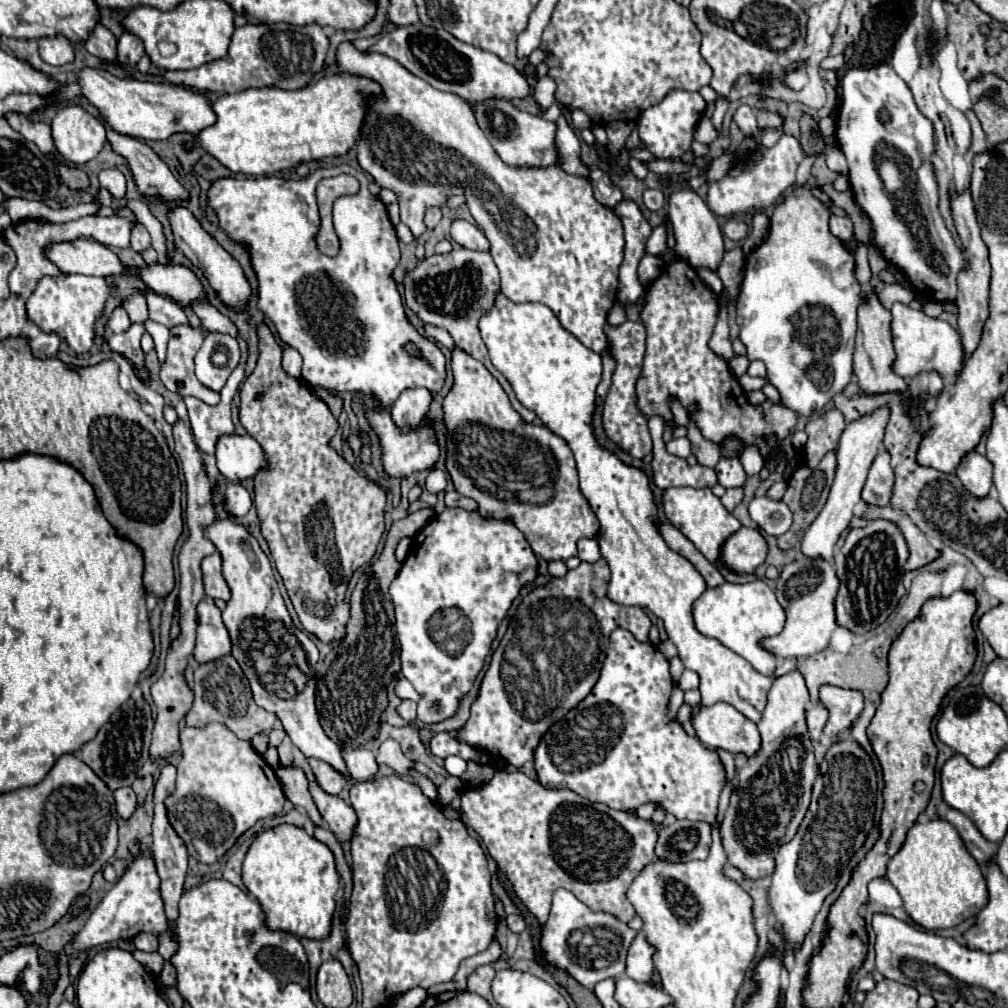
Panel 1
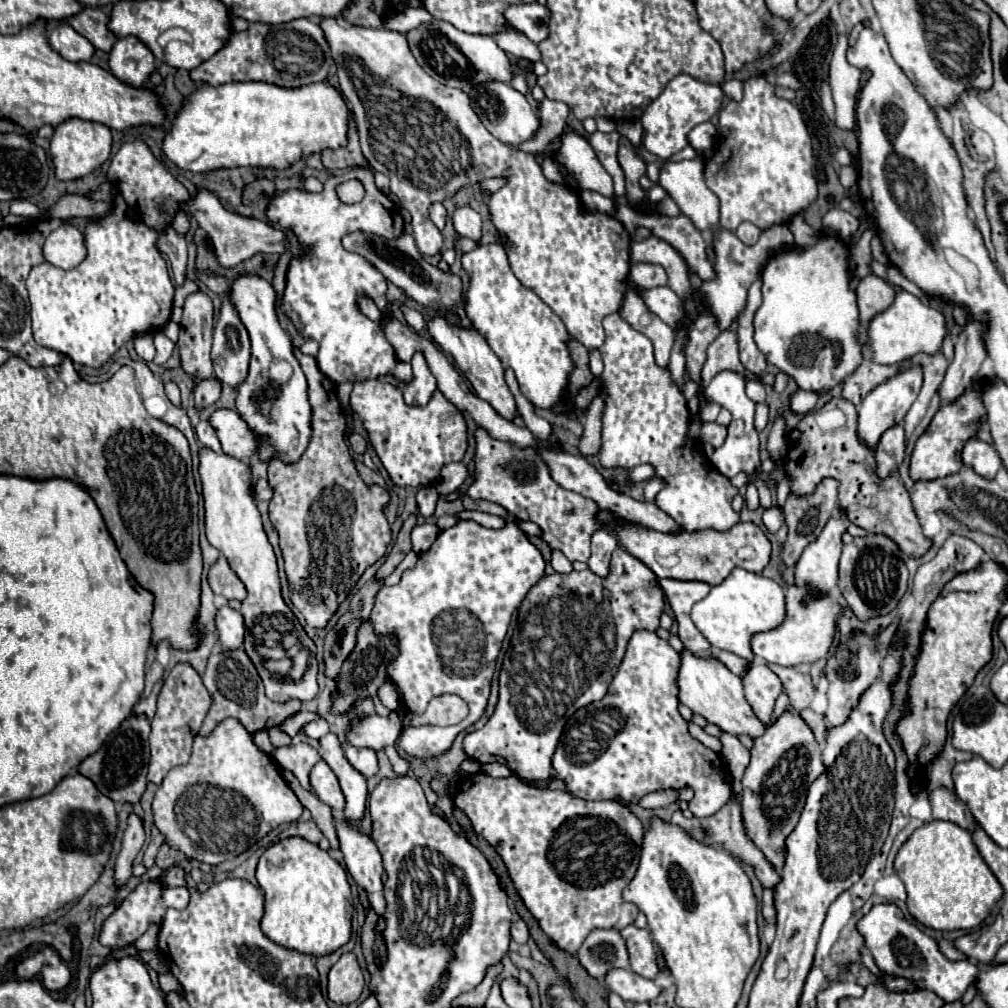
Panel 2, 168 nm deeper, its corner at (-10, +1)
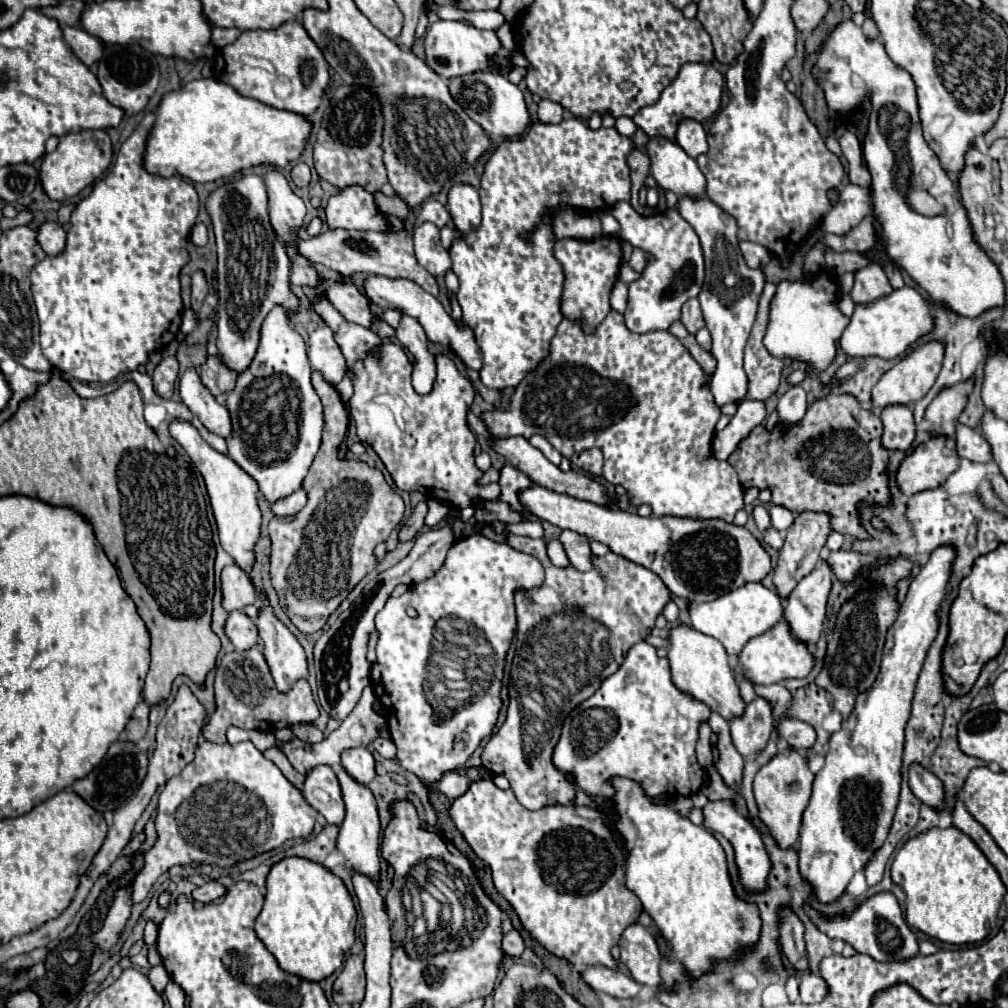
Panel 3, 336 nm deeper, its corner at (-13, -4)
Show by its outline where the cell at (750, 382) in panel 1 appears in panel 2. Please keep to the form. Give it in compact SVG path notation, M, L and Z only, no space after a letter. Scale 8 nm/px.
M748 381L746 393L754 403L764 403L764 399L766 399L766 391L764 391L764 385L760 381Z

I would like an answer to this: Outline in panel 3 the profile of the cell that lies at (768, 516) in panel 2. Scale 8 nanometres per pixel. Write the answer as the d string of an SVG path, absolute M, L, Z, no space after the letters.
M771 526L771 528L765 530L765 542L767 542L769 546L773 546L773 548L779 550L779 548L783 546L783 536L781 536L779 530L775 530L775 528Z

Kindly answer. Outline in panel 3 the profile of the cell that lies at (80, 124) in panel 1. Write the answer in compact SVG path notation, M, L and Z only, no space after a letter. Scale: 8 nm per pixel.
M83 130L77 134L65 134L59 140L55 152L43 156L41 164L41 184L51 200L65 200L77 196L83 188L93 184L111 164L113 148L105 130Z

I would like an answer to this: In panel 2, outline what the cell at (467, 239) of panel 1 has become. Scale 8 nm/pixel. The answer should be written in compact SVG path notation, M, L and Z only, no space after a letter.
M470 205L456 207L452 221L454 221L454 229L462 237L468 237L468 239L474 239L474 241L478 241L482 237L482 221L480 221L480 215Z

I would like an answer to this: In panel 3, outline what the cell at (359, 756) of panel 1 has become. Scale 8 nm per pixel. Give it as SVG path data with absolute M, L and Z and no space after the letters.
M351 748L341 754L343 768L361 784L369 784L375 778L375 758L367 748Z

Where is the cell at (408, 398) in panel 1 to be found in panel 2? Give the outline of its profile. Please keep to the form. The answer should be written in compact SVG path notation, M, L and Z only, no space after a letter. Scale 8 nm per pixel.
M414 353L412 361L412 381L404 385L404 401L408 405L426 405L436 391L436 377L428 369L422 353Z

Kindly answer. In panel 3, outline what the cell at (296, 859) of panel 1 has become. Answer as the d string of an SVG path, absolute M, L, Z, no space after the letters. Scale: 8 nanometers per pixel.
M289 856L273 864L267 876L265 904L255 922L255 932L259 940L267 946L267 950L277 958L283 970L297 974L299 978L319 982L329 974L333 974L343 964L345 956L355 944L355 922L357 922L357 910L343 880L317 862L311 862L301 856Z

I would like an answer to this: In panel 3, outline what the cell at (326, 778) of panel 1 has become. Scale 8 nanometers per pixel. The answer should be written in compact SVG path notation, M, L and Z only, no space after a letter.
M315 766L305 778L305 800L325 816L329 824L341 826L345 818L345 806L335 772L329 766Z

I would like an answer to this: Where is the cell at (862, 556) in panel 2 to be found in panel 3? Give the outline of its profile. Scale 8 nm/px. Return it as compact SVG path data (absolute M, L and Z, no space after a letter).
M837 550L837 552L829 552L827 562L831 562L831 568L835 570L835 578L843 584L851 584L855 582L857 574L861 572L861 562L859 562L861 554L855 550Z

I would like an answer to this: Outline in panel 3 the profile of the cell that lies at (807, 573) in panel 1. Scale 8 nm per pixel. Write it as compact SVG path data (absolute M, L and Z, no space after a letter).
M781 620L771 630L751 638L745 644L743 652L737 656L735 672L751 678L755 684L775 684L787 678L805 678L815 664L817 664L817 658L811 654L809 644L793 638L789 624Z

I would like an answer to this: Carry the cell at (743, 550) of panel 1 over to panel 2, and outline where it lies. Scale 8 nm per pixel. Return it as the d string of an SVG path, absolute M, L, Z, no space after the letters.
M600 511L596 515L604 529L614 529L618 543L644 565L648 565L658 579L678 579L678 581L702 581L708 585L720 585L734 567L742 567L752 573L762 573L770 561L770 541L754 523L736 523L728 531L702 529L696 533L660 533L644 525L636 525L618 517L612 511Z

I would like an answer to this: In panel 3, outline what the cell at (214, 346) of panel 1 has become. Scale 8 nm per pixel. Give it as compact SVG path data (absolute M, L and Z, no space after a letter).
M245 174L239 180L223 184L209 196L207 210L213 220L219 256L219 358L229 370L241 374L255 356L259 344L259 328L271 306L281 304L285 310L295 310L299 300L289 288L289 256L269 222L267 190L259 176Z

